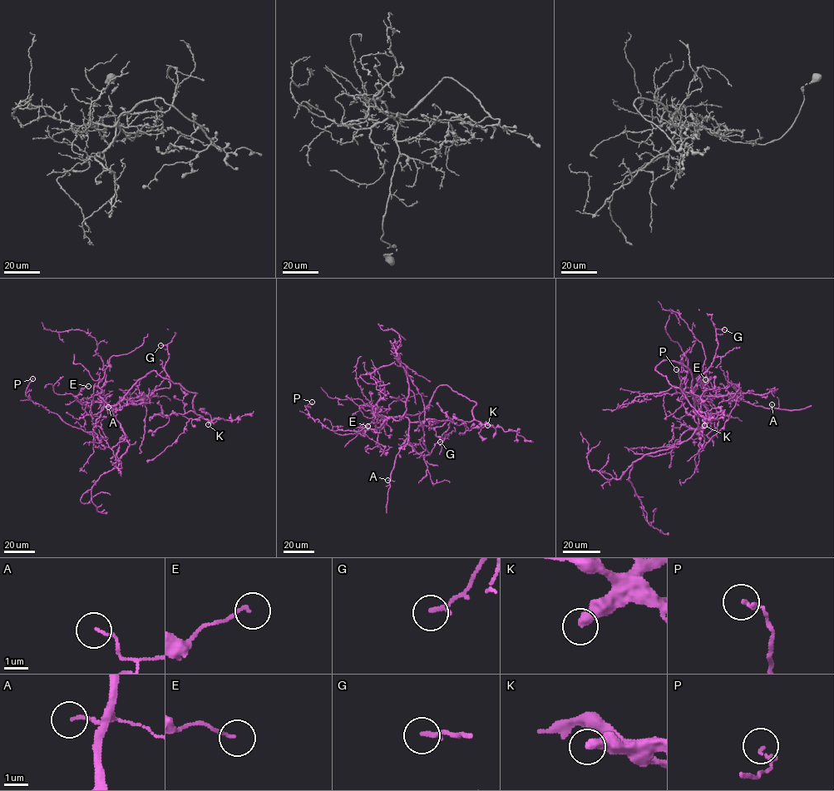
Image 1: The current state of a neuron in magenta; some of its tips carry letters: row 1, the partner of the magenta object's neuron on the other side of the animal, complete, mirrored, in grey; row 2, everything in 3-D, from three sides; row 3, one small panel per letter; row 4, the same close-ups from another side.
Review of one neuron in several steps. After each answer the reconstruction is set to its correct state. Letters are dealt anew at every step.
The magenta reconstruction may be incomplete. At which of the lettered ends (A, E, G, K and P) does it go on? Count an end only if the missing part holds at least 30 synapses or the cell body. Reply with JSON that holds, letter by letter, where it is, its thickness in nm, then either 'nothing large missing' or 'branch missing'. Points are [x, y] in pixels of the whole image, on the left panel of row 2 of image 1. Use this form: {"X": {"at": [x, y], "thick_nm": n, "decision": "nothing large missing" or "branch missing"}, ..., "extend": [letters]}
{"A": {"at": [108, 407], "thick_nm": 110, "decision": "nothing large missing"}, "E": {"at": [88, 386], "thick_nm": 120, "decision": "nothing large missing"}, "G": {"at": [160, 345], "thick_nm": 200, "decision": "nothing large missing"}, "K": {"at": [208, 424], "thick_nm": 440, "decision": "nothing large missing"}, "P": {"at": [32, 378], "thick_nm": 170, "decision": "nothing large missing"}, "extend": []}

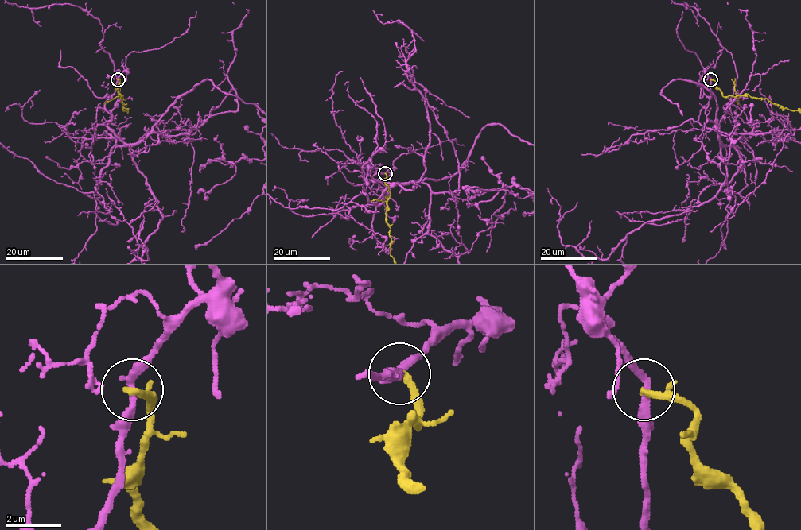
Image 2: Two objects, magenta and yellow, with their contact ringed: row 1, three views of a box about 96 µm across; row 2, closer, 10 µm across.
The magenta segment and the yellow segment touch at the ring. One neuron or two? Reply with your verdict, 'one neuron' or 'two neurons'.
two neurons

